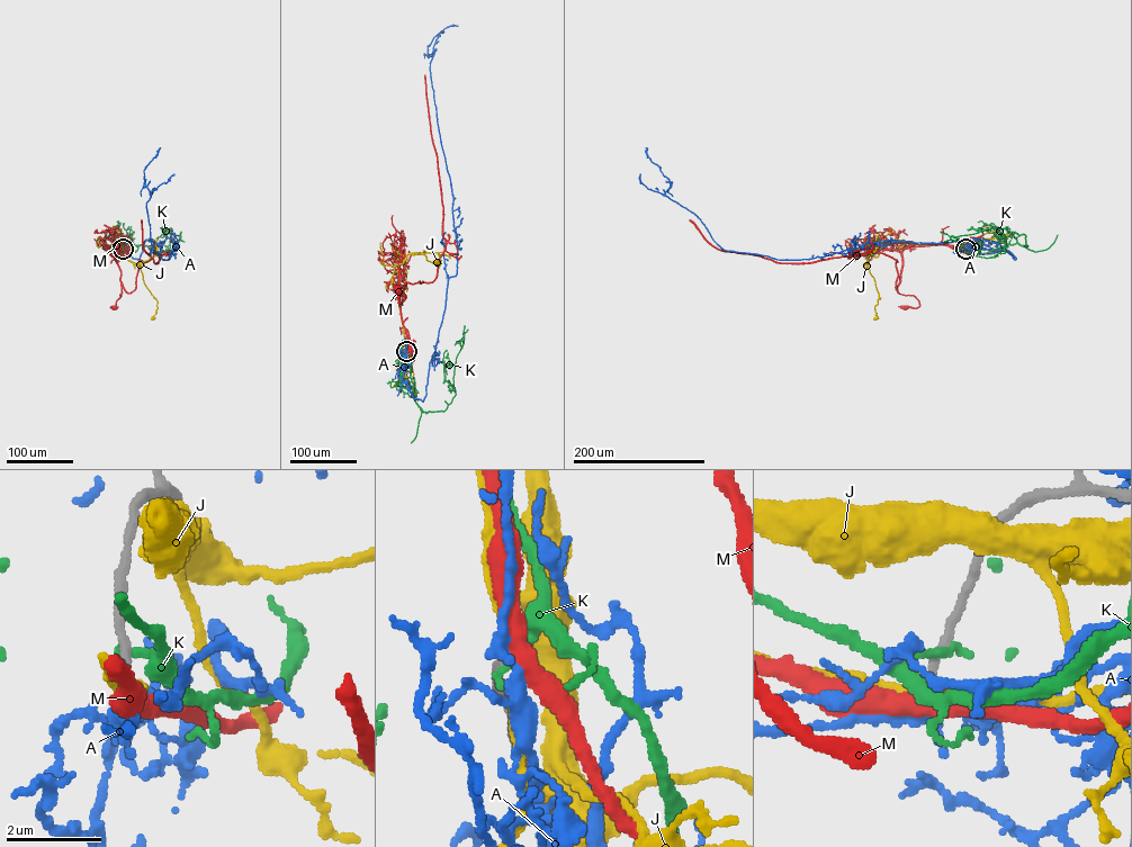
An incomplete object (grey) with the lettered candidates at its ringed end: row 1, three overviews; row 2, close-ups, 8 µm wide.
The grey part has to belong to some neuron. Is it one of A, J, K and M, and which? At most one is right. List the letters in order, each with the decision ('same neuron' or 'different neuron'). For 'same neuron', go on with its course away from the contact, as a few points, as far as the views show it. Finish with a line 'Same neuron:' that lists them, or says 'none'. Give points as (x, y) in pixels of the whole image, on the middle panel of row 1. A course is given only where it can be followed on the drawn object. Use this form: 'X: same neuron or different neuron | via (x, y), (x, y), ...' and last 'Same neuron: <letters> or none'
A: different neuron
J: different neuron
K: different neuron
M: different neuron
Same neuron: none

